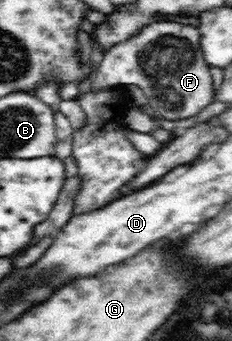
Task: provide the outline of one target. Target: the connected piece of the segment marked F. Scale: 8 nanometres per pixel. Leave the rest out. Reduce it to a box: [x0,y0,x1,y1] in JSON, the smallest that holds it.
[91,21,214,119]

